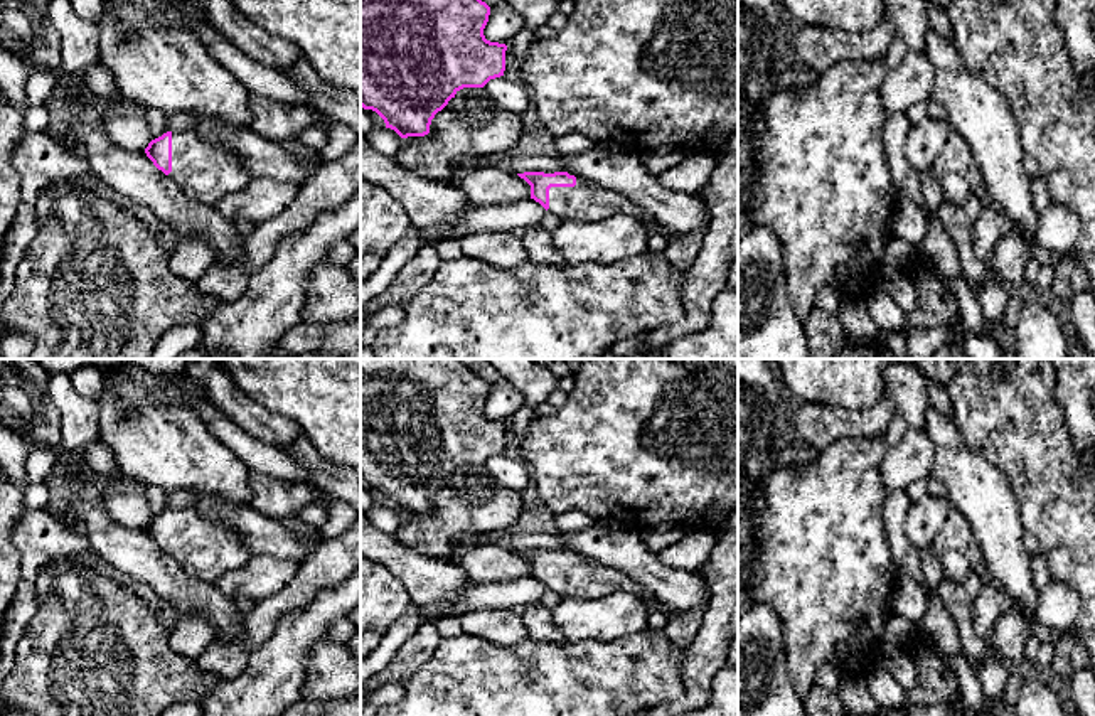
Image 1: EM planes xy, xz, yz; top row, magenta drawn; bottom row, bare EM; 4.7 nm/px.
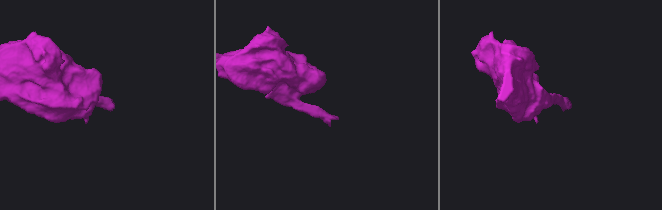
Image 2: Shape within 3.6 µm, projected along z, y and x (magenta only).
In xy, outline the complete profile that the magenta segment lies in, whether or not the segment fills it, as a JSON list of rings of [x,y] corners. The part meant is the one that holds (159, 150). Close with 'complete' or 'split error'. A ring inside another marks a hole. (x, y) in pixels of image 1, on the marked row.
[[[194,130],[167,131],[152,140],[145,153],[189,199],[204,206],[214,207],[253,180],[234,152]]]; split error

